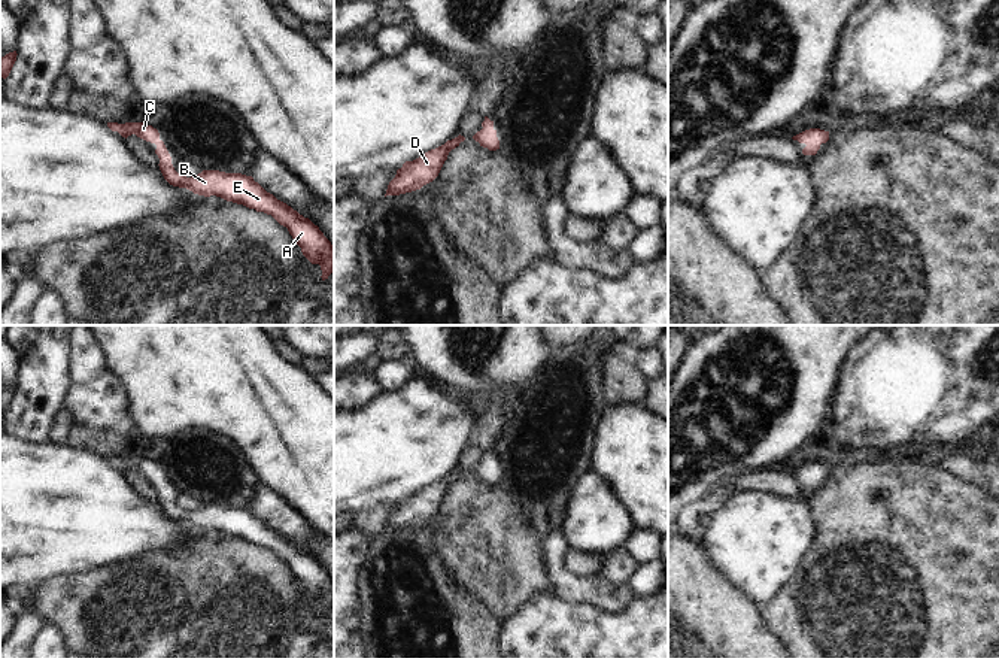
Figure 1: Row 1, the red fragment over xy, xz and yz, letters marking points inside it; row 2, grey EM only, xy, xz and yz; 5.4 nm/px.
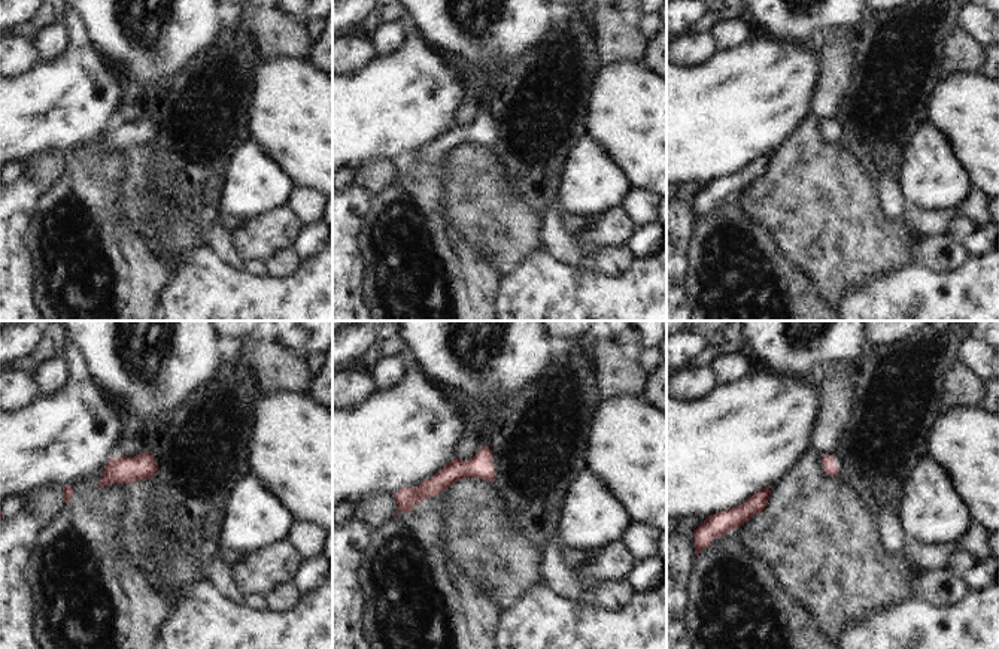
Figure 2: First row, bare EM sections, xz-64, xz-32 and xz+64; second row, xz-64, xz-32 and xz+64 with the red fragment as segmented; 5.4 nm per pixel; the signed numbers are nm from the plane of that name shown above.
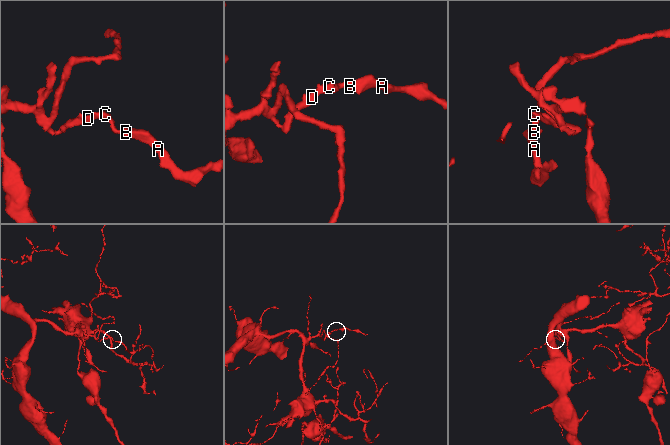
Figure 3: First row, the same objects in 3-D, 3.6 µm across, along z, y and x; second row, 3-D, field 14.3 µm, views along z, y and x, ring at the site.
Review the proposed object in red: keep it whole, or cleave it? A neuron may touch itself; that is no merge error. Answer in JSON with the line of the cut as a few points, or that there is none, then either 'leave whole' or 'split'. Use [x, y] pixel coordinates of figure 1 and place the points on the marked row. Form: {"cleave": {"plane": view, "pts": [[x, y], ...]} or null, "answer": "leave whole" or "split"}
{"cleave": null, "answer": "leave whole"}

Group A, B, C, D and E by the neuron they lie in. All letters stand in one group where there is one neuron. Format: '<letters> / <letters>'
A B C D E

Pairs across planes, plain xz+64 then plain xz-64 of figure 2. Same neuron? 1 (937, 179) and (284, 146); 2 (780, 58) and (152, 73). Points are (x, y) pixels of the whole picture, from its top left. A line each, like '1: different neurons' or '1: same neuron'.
1: different neurons
2: different neurons

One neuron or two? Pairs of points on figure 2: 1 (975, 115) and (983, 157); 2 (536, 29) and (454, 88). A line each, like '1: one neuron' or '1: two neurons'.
1: one neuron
2: two neurons

